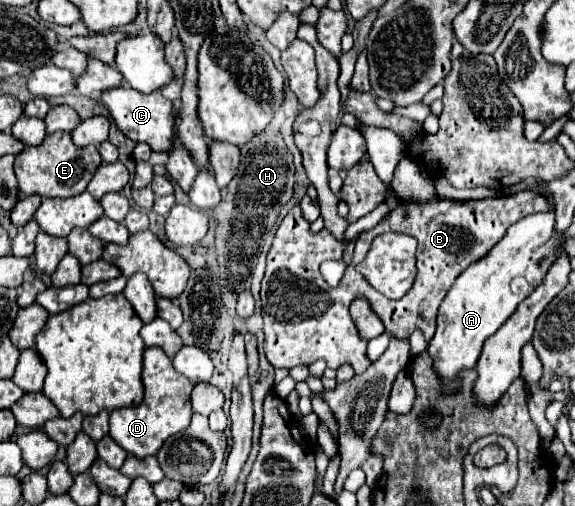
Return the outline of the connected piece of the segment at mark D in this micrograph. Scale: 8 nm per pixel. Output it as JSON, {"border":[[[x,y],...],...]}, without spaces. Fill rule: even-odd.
{"border":[[[151,346],[143,354],[143,384],[145,384],[145,398],[139,406],[133,408],[119,408],[111,412],[109,420],[109,436],[129,454],[137,456],[139,460],[153,456],[161,450],[163,442],[169,436],[179,434],[191,422],[191,390],[193,384],[187,382],[179,372],[175,372],[171,358],[157,346]]]}

